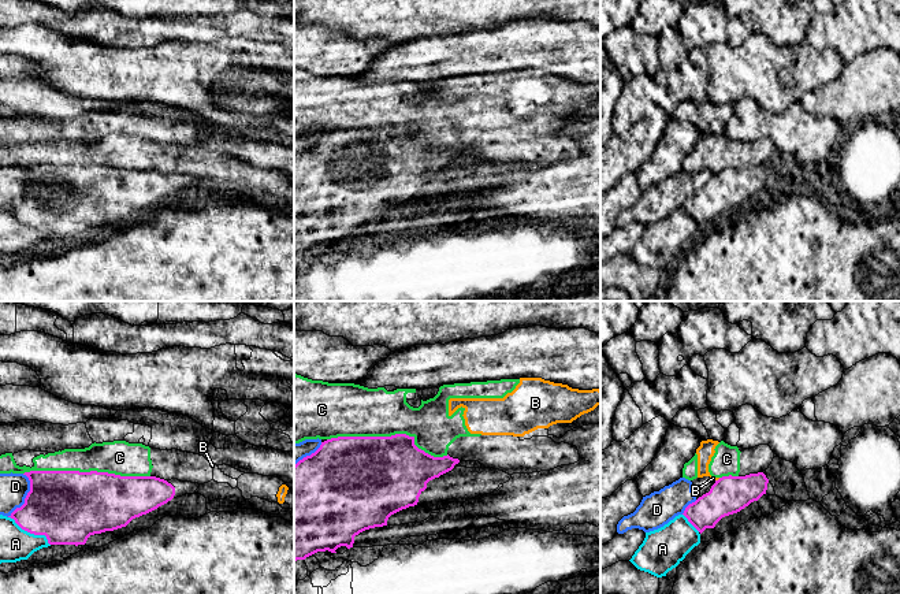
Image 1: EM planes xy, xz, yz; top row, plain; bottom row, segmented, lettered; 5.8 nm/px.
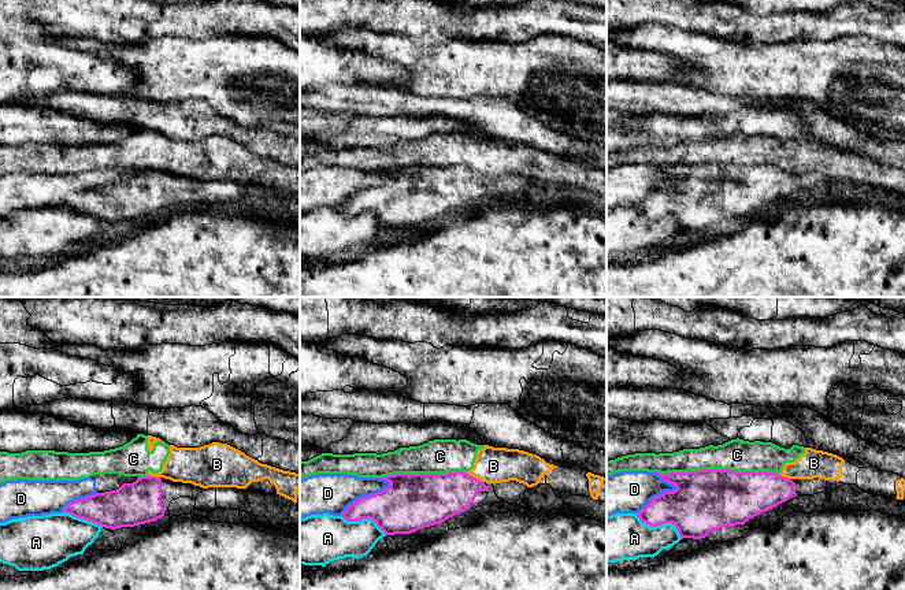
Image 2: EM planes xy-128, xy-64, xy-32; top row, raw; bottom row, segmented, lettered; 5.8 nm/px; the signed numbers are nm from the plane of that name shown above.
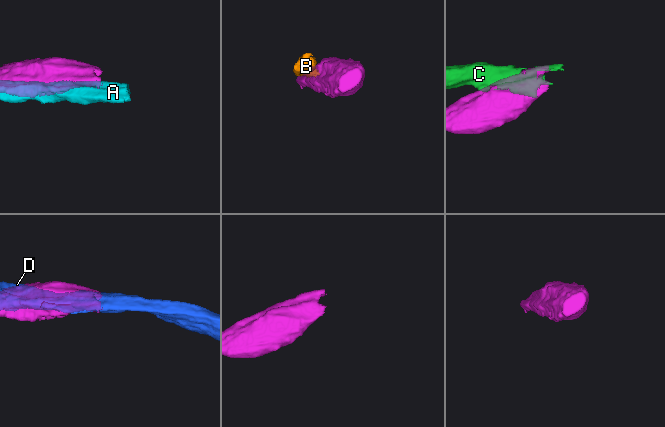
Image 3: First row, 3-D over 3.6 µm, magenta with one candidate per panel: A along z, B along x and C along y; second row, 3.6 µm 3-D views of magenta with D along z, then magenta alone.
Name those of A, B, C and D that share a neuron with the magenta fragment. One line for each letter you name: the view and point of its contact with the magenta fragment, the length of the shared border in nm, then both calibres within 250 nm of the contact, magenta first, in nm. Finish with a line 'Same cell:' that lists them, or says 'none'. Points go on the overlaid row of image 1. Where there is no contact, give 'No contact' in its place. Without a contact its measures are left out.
Same cell: none

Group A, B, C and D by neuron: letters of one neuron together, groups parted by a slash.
A / B C / D

